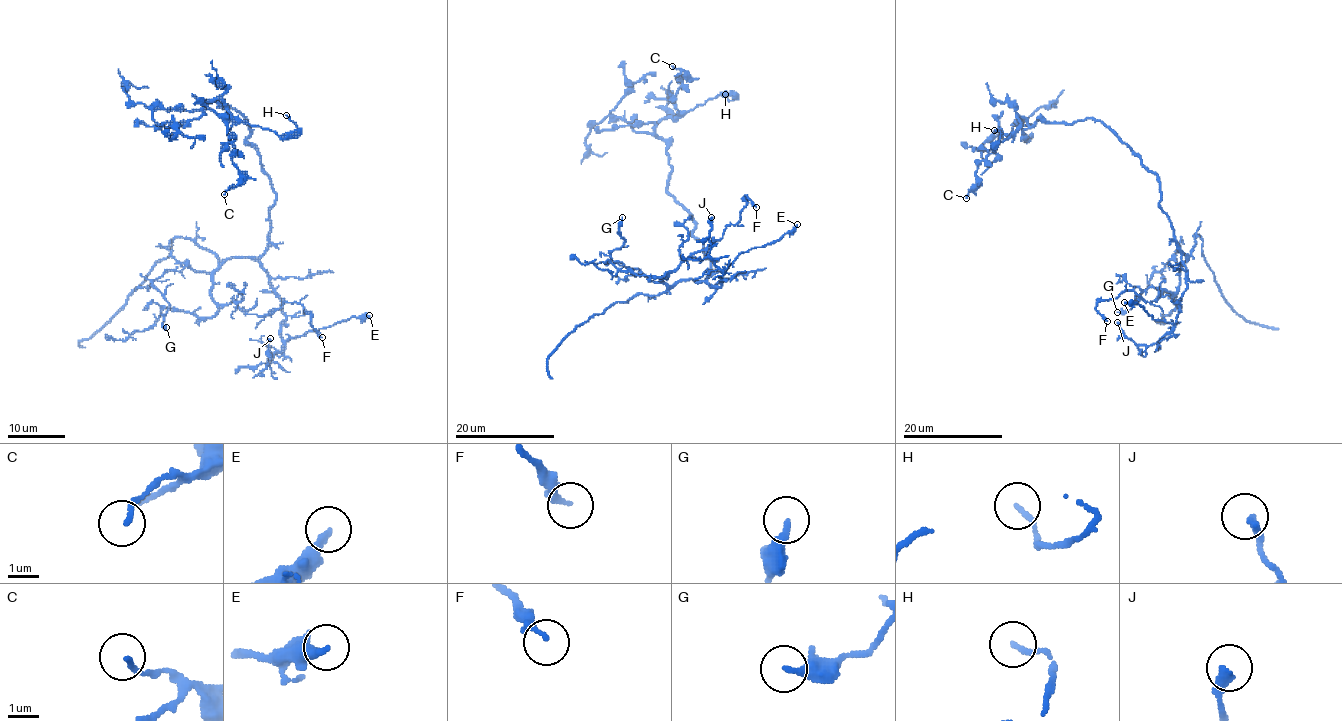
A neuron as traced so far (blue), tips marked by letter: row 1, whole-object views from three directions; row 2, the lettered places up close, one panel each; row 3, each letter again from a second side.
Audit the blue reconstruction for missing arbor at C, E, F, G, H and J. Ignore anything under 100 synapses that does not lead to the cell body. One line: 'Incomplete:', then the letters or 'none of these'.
Incomplete: none of these

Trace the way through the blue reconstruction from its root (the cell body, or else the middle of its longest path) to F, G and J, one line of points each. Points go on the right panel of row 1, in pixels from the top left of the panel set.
F: (1160, 184), (1159, 208), (1185, 256), (1179, 290), (1150, 302), (1133, 291), (1100, 301), (1107, 321)
G: (1160, 184), (1159, 208), (1185, 260), (1181, 265), (1170, 260), (1155, 271), (1138, 301), (1117, 312)
J: (1160, 184), (1159, 208), (1168, 216), (1186, 268), (1175, 327), (1158, 342), (1141, 345), (1126, 337), (1117, 322)

